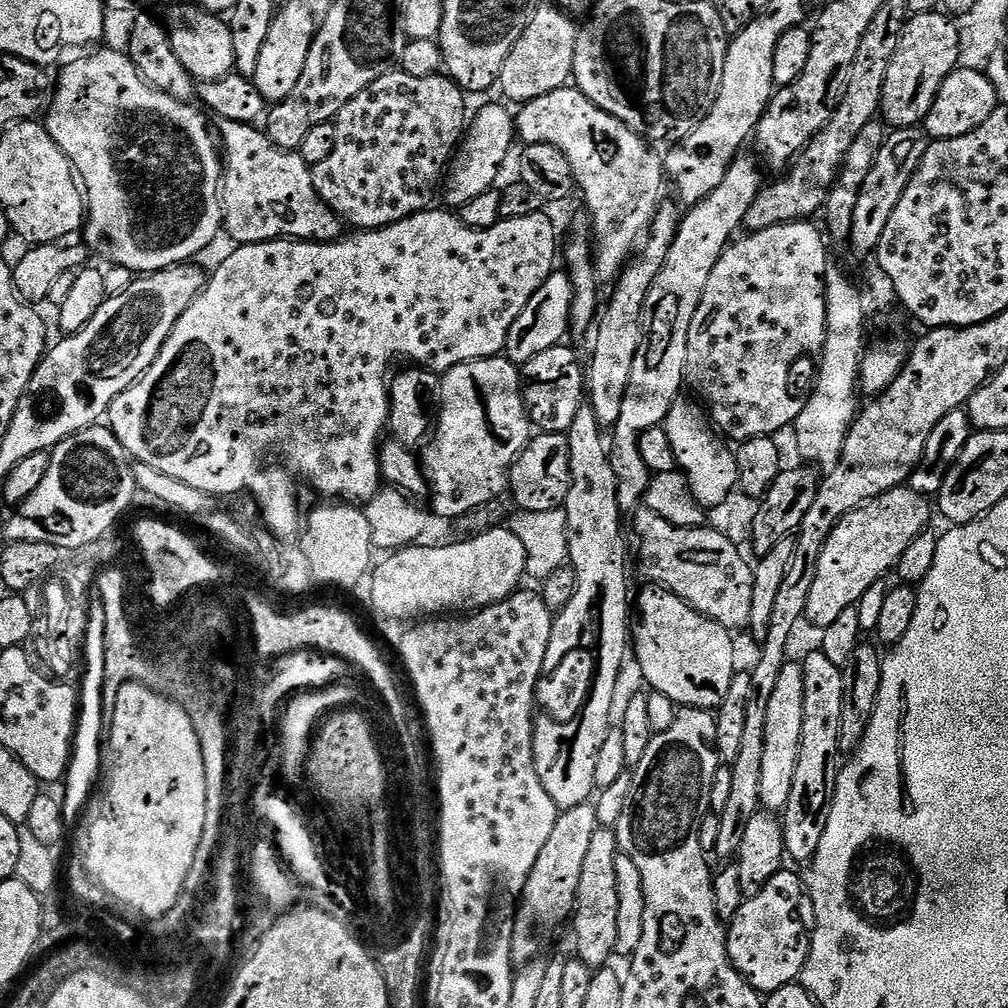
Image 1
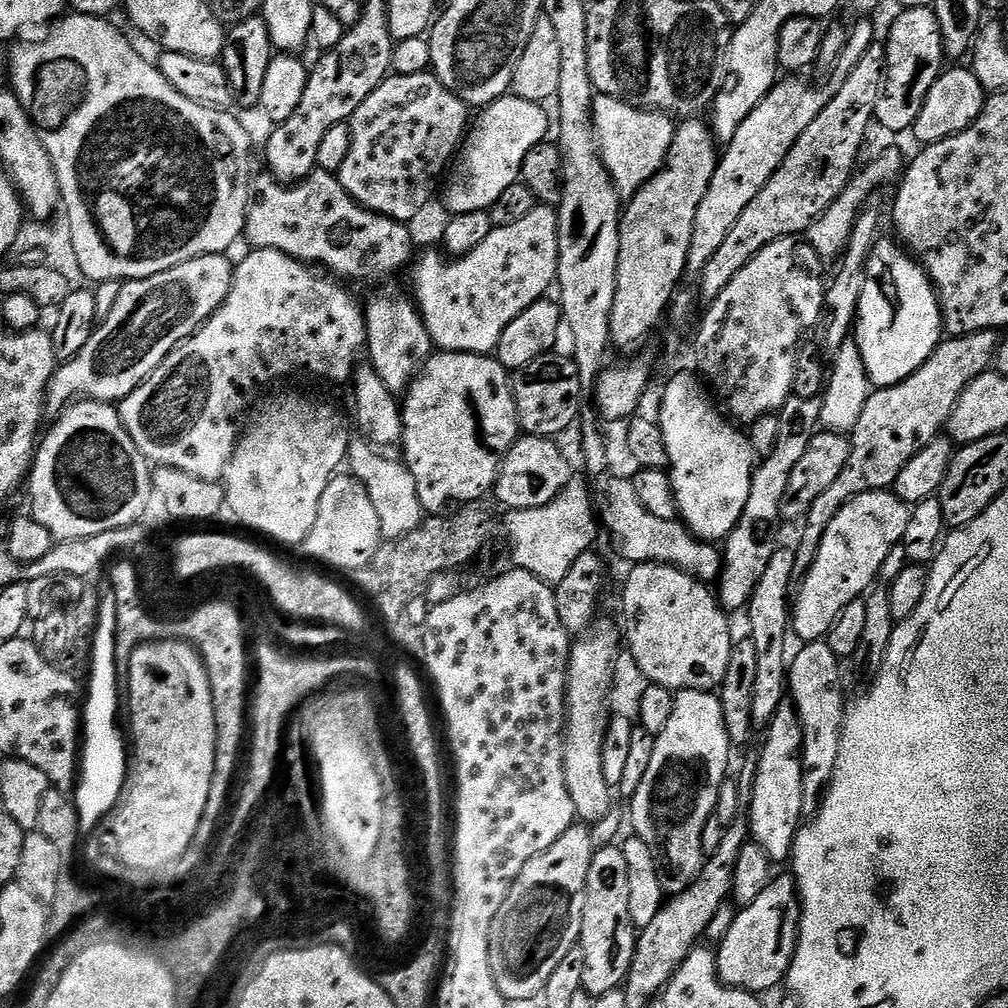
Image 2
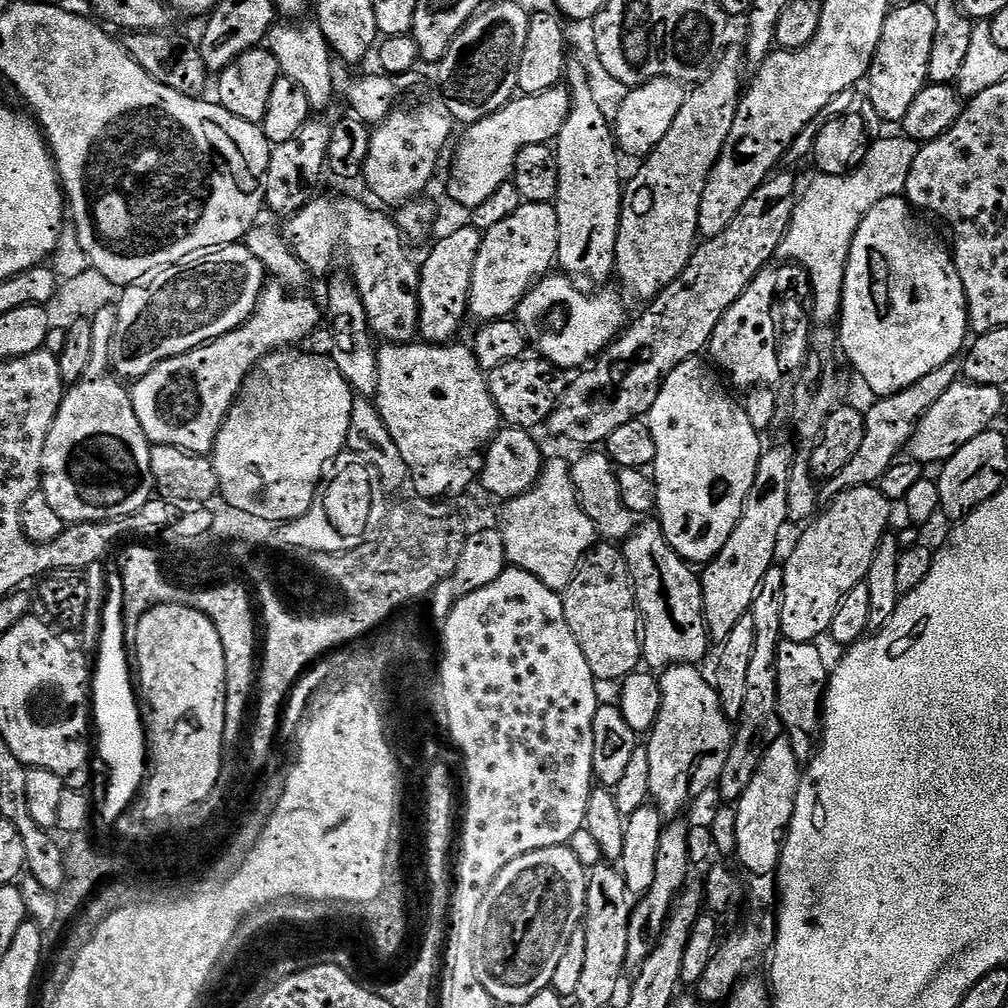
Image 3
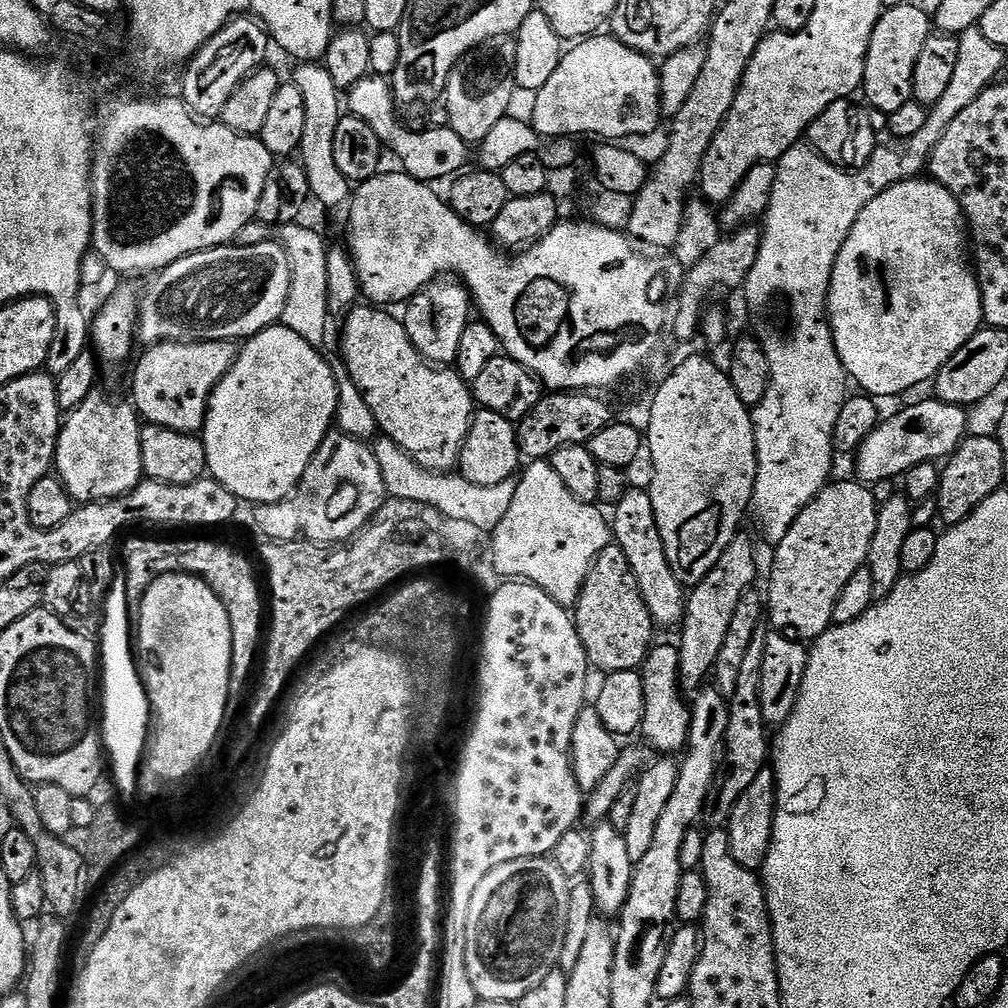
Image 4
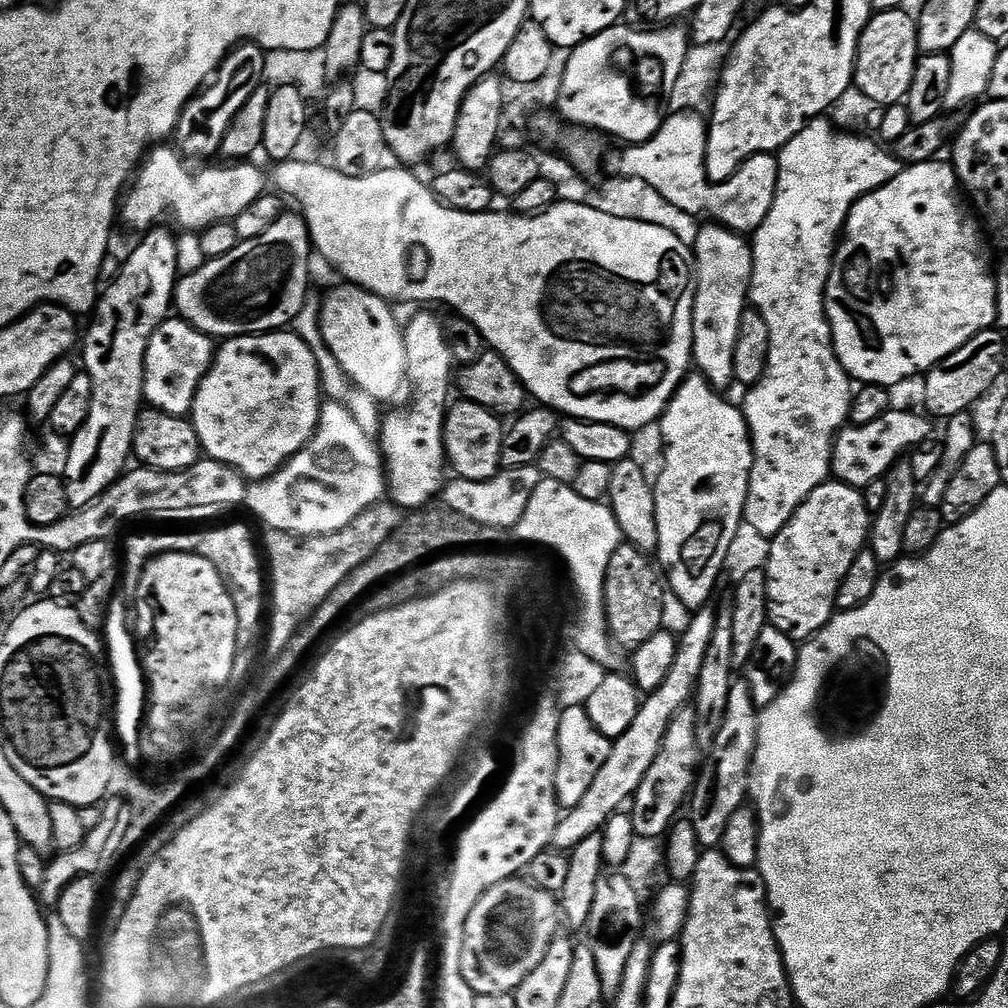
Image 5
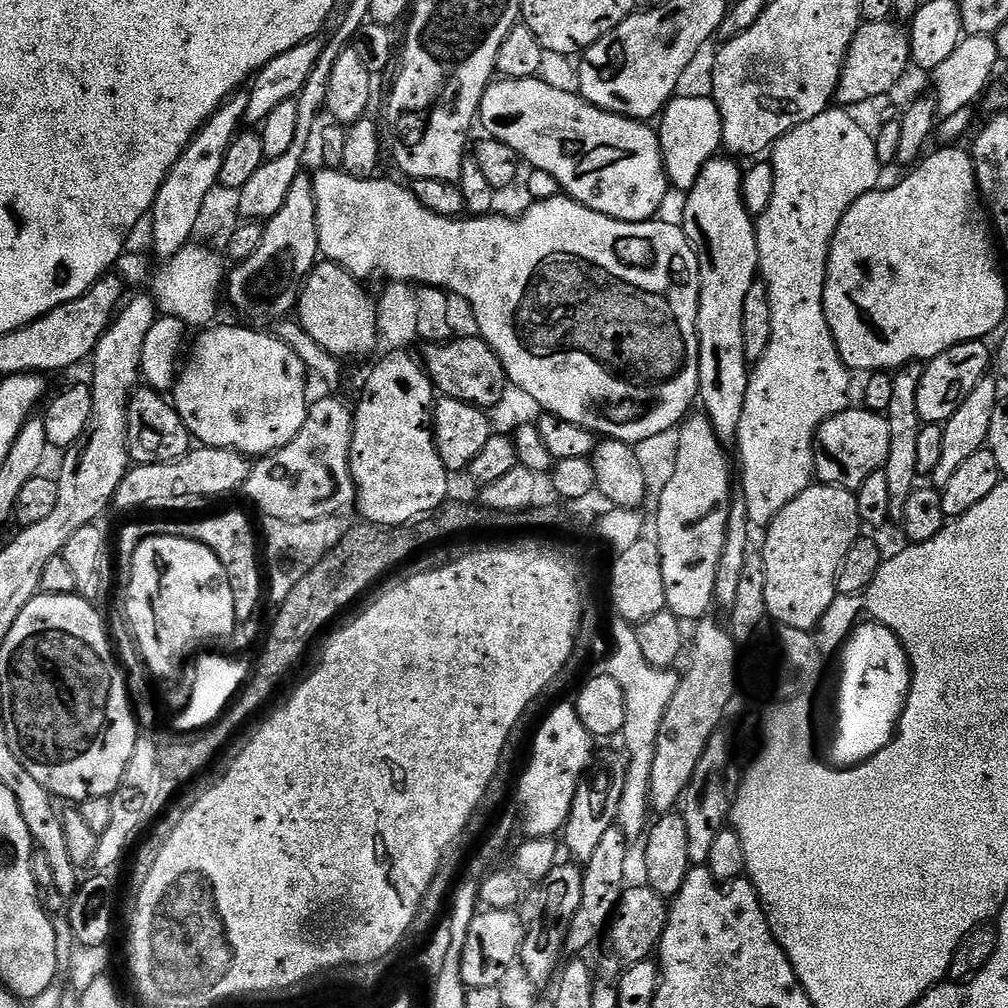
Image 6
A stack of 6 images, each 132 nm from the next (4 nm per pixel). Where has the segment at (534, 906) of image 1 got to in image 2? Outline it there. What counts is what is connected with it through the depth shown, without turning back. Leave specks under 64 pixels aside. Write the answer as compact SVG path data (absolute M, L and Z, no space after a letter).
M573 823L554 846L530 858L518 878L512 880L488 931L490 970L505 1001L537 999L562 958L579 945L586 874L593 851L588 828L583 823Z

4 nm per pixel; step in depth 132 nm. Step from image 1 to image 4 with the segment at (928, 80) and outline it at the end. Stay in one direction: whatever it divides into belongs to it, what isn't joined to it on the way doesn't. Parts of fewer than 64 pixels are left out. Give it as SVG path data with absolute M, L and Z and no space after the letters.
M916 2L906 6L885 8L880 13L874 26L874 34L868 43L866 66L864 67L863 90L865 101L873 104L881 114L887 114L912 99L912 83L914 82L914 66L922 55L922 46L926 46L926 38L933 35L934 24Z

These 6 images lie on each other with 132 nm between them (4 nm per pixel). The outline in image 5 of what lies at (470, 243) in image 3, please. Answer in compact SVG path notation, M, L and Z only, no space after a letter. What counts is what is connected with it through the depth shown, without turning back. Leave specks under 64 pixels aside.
M420 310L404 328L404 345L406 346L406 380L416 391L412 408L400 408L383 417L378 447L386 473L386 492L391 503L401 510L420 510L432 499L441 495L446 484L446 457L444 454L444 413L448 411L450 397L448 391L454 388L454 365L448 339L444 337L444 326L441 317L436 317L432 310Z

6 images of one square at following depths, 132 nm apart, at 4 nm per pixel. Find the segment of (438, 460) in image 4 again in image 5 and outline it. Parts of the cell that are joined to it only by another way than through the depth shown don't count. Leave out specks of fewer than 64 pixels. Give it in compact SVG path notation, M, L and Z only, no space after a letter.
M344 282L341 283L341 285L341 288L334 289L328 297L323 297L320 305L320 329L322 330L322 338L326 342L326 346L330 346L330 350L334 353L334 358L338 358L338 366L342 366L342 370L346 370L349 380L352 381L357 389L366 391L371 397L376 398L380 402L392 400L403 388L406 388L406 346L404 345L404 328L402 324L396 321L396 316L392 313L393 305L389 303L389 301L374 295L373 292L367 292L365 288L357 288L355 284Z

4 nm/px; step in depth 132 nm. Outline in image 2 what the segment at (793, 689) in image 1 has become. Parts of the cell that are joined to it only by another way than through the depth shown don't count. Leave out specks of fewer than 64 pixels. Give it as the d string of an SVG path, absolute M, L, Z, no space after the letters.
M791 702L778 706L774 718L766 726L764 745L756 760L756 777L752 783L752 801L746 810L751 843L762 846L769 860L787 861L792 854L796 833L802 827L800 815L806 812L802 790L800 747L804 744L802 726Z

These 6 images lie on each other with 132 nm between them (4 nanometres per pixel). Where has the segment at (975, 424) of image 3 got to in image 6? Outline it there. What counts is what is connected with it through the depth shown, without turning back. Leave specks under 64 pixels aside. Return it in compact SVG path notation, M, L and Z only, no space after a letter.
M849 406L837 416L831 416L816 431L816 471L815 479L821 484L829 484L835 488L855 490L870 478L870 474L881 471L886 462L886 454L890 454L890 426L887 415L869 412L863 406Z

